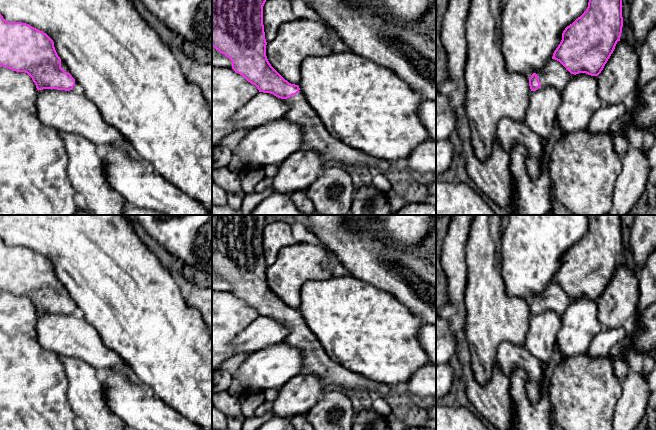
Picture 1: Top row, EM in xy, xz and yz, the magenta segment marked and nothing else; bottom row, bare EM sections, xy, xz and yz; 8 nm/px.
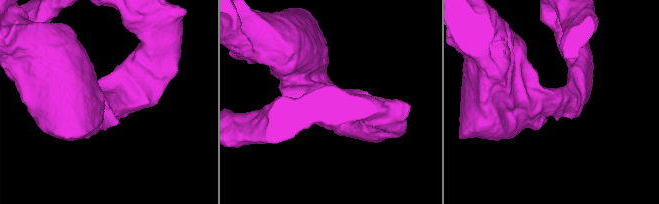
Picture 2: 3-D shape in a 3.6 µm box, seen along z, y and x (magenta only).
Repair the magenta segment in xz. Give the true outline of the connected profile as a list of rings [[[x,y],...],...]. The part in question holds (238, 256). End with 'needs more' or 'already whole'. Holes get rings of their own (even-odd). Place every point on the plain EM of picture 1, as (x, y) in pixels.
[[[212,215],[212,270],[232,285],[232,293],[255,309],[259,316],[283,323],[289,330],[285,343],[300,348],[303,353],[303,372],[318,376],[326,384],[367,391],[374,396],[387,394],[392,387],[354,373],[332,360],[309,329],[298,309],[285,304],[269,287],[263,249],[265,215]]]; needs more

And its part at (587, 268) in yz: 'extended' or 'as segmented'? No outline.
extended

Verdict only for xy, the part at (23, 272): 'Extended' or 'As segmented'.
Extended

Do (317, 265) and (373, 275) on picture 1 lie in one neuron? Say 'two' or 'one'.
two

